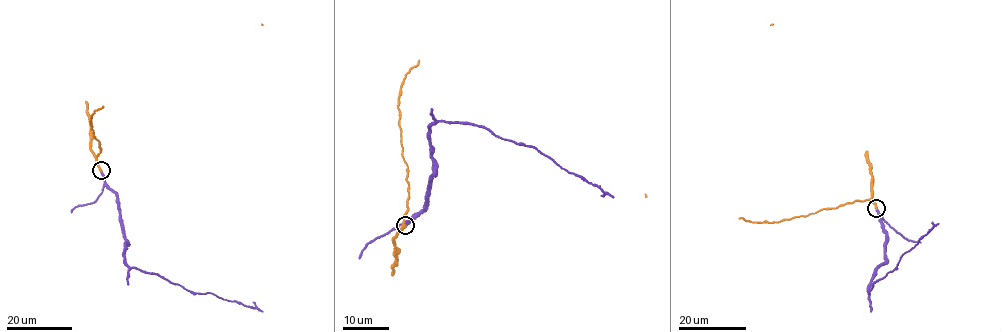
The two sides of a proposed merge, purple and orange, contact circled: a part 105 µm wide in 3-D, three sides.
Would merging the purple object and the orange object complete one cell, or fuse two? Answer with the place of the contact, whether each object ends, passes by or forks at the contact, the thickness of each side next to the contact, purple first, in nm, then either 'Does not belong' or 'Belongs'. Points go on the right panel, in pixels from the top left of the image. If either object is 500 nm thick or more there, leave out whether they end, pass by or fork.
Place: (876, 208). At the ring purple ends. At the ring orange ends. Thickness 380 nm (purple) against 400 nm. Belongs

